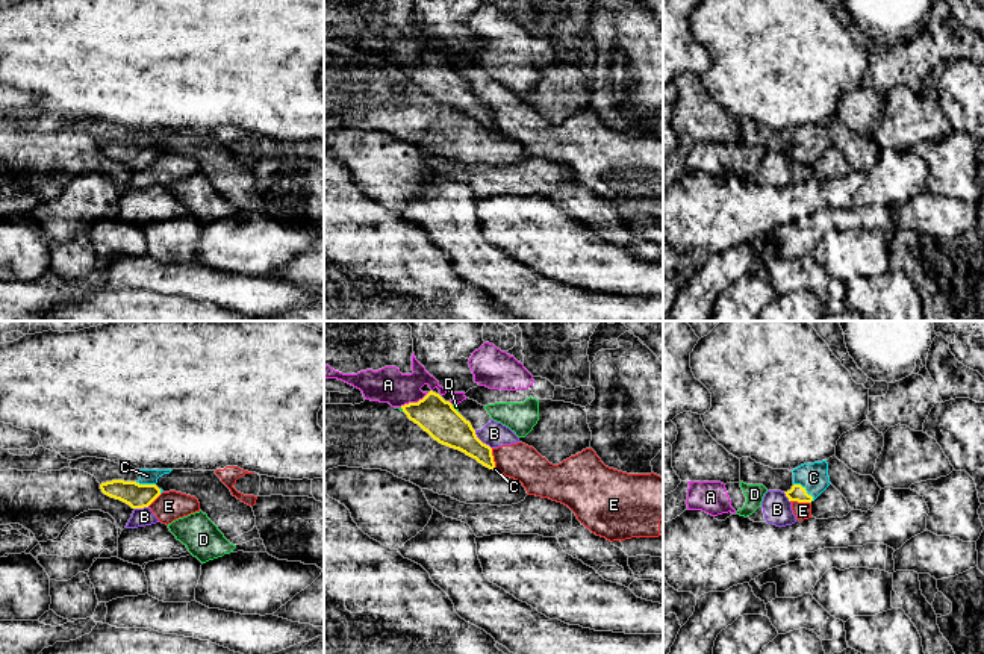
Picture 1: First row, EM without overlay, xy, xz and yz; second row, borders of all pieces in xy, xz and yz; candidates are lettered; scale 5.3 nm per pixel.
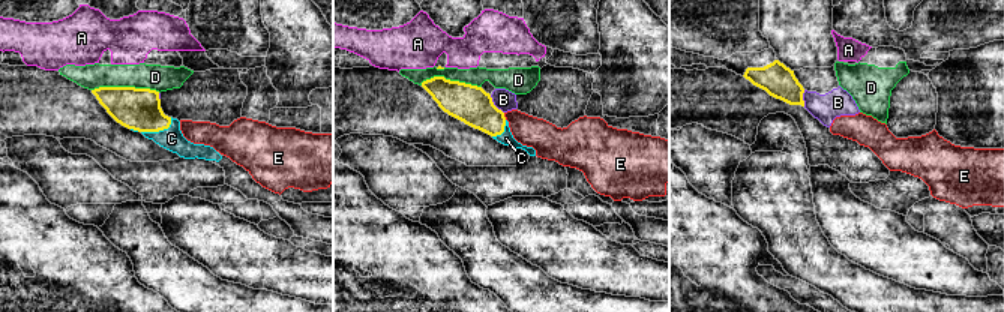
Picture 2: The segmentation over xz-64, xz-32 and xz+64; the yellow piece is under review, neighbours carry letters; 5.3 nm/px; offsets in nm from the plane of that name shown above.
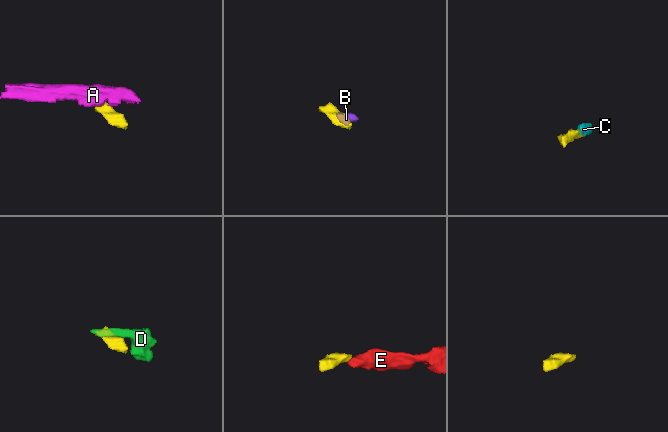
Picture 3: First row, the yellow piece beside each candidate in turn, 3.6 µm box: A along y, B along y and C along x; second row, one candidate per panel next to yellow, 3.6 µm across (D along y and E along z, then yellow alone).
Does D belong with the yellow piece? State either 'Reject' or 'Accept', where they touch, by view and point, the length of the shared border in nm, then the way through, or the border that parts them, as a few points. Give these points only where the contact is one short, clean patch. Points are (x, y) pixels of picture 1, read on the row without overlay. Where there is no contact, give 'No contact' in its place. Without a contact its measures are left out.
Reject. Touches yellow at xz (454, 70). Shared border 60 nm. Boundary: xz (451, 65), (457, 73)

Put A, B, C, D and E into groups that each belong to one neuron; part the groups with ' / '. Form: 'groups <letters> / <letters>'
groups A D / B E / C

